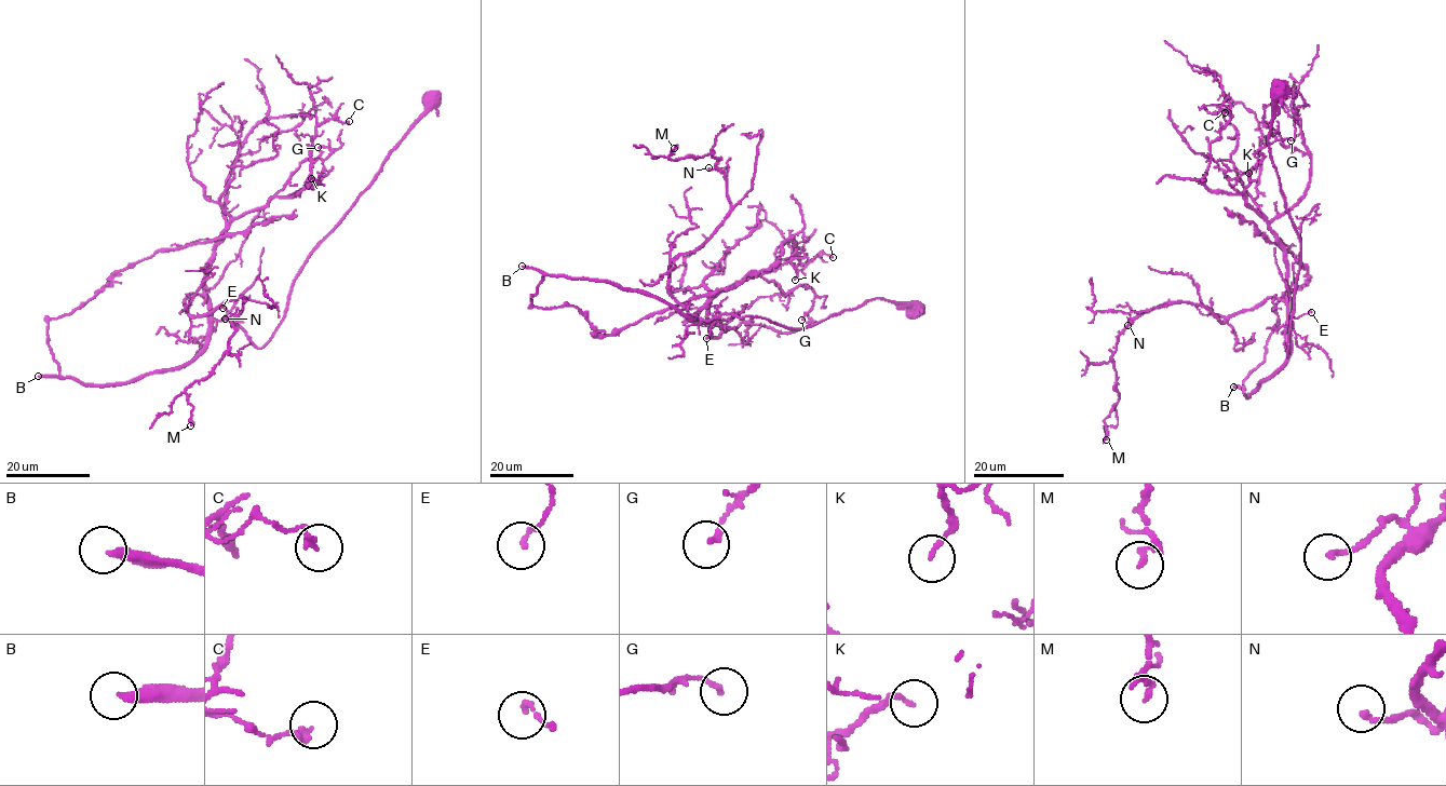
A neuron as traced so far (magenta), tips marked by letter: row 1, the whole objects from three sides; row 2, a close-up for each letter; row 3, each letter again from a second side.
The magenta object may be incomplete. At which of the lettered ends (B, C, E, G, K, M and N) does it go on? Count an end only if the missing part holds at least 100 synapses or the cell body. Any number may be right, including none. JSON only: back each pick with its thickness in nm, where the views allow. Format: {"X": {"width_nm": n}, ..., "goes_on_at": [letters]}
{"B": {"width_nm": 280}, "goes_on_at": ["B"]}

